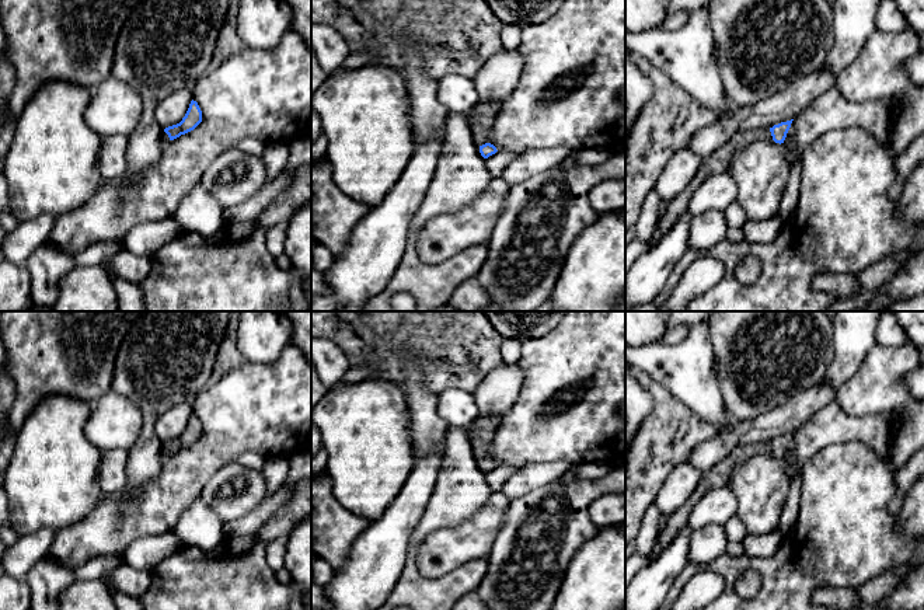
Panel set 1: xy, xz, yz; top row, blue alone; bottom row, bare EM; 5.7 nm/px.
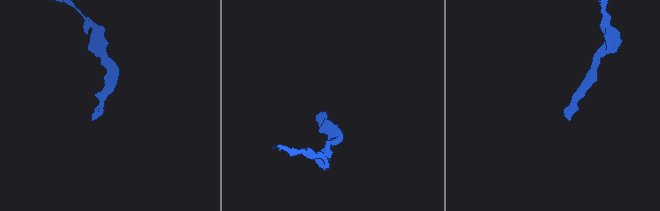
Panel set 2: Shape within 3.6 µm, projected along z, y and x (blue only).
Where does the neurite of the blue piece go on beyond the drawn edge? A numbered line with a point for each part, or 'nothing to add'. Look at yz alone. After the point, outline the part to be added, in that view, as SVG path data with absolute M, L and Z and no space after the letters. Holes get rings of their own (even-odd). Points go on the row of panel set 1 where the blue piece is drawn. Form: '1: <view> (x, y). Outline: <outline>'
1: yz (719, 160). Outline: M770 128L739 130L733 133L718 150L702 158L702 163L690 184L670 202L659 227L649 243L653 245L674 224L676 219L687 210L693 194L714 174L726 171L733 156L745 146L756 140L773 140Z

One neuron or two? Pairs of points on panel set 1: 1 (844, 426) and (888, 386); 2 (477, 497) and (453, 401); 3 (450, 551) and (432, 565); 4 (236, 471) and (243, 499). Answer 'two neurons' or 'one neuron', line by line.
1: two neurons
2: two neurons
3: one neuron
4: one neuron

